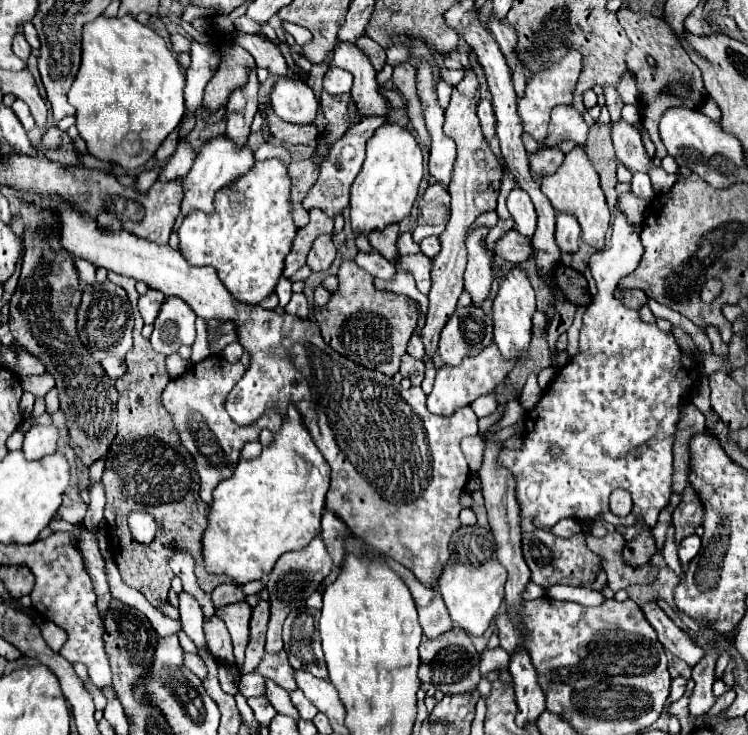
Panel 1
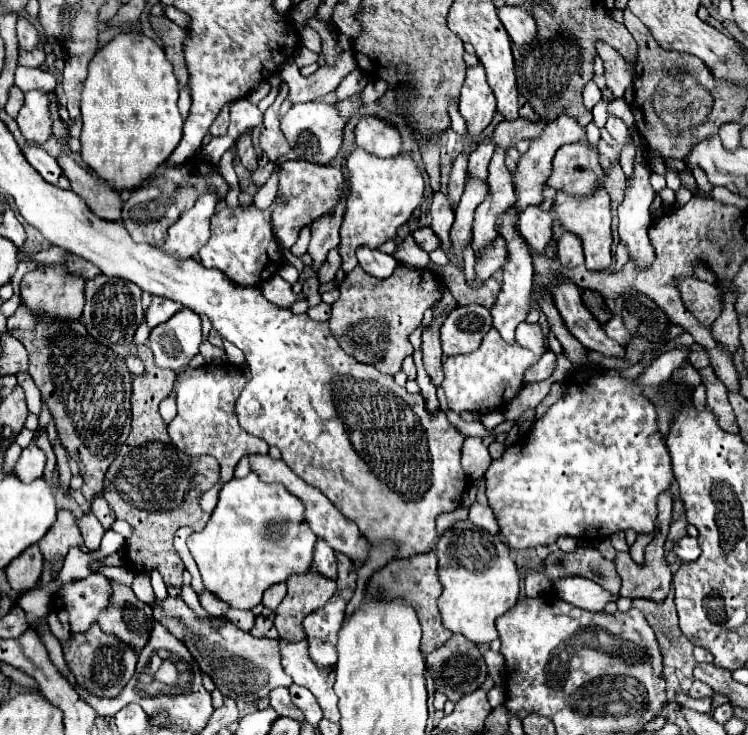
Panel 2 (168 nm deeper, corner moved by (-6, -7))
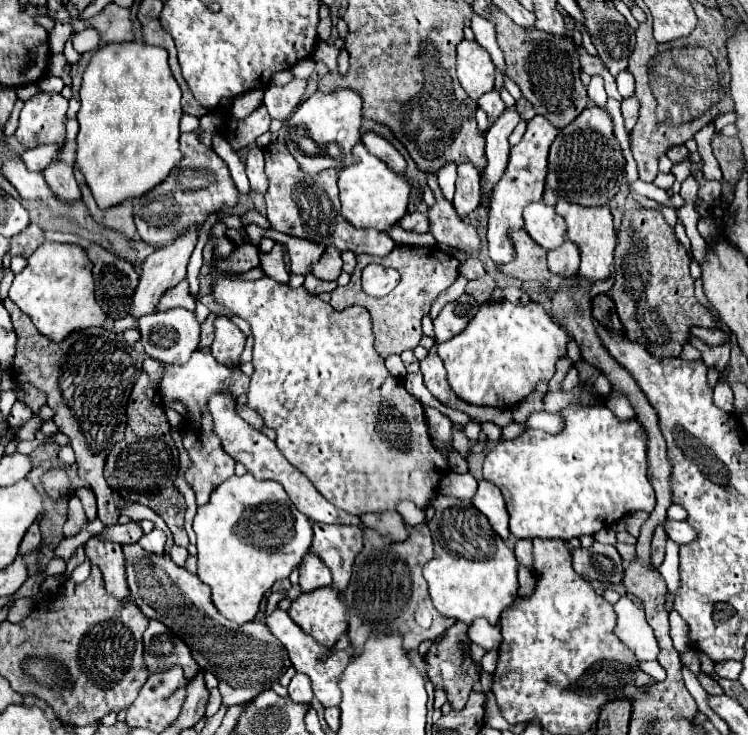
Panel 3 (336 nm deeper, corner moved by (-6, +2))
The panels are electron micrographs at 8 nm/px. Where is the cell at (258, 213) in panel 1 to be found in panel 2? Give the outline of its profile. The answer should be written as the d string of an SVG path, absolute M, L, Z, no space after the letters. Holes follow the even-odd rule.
M276 196L274 204L266 210L256 208L224 208L212 216L212 236L198 252L200 264L206 268L218 268L238 286L260 286L284 266L282 248L272 232L272 212L276 206L284 206L284 198Z

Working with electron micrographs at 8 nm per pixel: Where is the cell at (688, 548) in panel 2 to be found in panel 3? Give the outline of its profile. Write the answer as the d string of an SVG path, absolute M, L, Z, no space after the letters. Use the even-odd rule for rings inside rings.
M668 519L666 523L664 523L664 529L666 529L666 535L672 539L672 541L676 541L678 545L684 545L684 543L690 543L692 539L694 539L694 531L692 531L692 527L688 527L688 523L686 521L672 521L672 519Z

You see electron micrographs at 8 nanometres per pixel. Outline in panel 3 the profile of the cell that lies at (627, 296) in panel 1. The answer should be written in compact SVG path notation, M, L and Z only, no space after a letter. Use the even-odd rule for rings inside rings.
M632 209L622 215L614 255L614 285L608 295L616 303L626 337L644 345L656 359L678 357L694 325L730 331L694 297L694 279L688 267L688 251L682 247L674 235L674 227L666 223L660 209Z

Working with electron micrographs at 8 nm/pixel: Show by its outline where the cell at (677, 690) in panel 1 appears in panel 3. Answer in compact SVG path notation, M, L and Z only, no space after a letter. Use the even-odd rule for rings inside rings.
M700 673L698 681L700 681L700 685L702 685L708 693L712 693L712 695L724 695L722 687L718 685L718 681L714 681L714 679L712 679L712 677L708 677L706 673Z

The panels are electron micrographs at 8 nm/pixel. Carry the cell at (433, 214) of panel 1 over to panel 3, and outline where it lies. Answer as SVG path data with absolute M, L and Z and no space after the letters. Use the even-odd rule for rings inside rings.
M494 89L492 93L486 93L486 95L482 95L482 97L478 99L478 107L488 113L489 123L492 126L496 119L498 119L498 115L504 111L506 105L504 105L504 101L500 99L500 93Z

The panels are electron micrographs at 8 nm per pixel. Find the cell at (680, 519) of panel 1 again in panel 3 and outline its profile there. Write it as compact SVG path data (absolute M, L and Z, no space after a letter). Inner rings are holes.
M662 525L656 527L654 537L652 537L652 565L654 565L656 569L658 569L658 567L662 565L662 561L664 561L664 545L666 545L666 539L668 539L668 535L666 535L664 527L662 527Z

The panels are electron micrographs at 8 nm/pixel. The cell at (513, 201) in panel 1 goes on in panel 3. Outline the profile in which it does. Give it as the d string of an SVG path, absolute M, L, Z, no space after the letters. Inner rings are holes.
M530 203L524 209L524 229L546 251L560 247L566 241L566 223L546 203Z

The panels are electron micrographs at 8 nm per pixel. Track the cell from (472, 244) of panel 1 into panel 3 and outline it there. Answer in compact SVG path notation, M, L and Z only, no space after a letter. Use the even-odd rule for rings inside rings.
M516 105L506 107L502 111L502 115L496 119L496 123L492 125L492 129L486 133L488 167L486 167L486 175L484 175L486 185L482 185L482 189L486 193L490 193L494 189L494 183L504 173L504 167L508 163L508 151L510 151L508 137L514 131L514 127L518 125L518 121L520 121L520 115L516 111Z

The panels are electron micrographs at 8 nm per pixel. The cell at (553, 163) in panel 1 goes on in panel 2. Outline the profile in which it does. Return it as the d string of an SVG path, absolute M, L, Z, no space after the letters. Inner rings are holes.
M586 142L568 144L556 152L554 170L546 184L554 190L570 192L572 196L584 196L598 186L598 178L604 174L604 166L594 148Z

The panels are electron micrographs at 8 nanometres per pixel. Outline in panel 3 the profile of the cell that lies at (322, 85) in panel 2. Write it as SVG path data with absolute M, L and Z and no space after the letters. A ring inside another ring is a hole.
M294 77L288 85L278 87L278 85L270 85L264 89L264 107L268 109L272 119L278 121L286 121L288 115L296 109L296 105L300 103L302 95L306 89L306 81Z

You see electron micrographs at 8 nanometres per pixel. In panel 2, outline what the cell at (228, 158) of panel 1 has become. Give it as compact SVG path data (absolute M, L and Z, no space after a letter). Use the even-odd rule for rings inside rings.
M212 192L202 194L194 208L184 212L180 220L170 226L168 240L164 242L164 250L176 252L180 258L192 258L210 238L210 218L216 212L220 198Z

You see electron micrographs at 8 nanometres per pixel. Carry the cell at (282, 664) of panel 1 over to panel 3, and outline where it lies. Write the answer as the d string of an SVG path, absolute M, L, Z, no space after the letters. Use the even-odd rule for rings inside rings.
M138 543L124 545L122 551L130 599L136 601L144 615L170 627L190 647L196 663L218 677L220 685L224 685L224 689L220 687L224 707L240 705L256 697L258 691L270 689L288 671L292 665L288 653L264 623L244 623L238 637L238 631L232 631L232 621L220 615L210 603L208 587L186 567L176 565L166 551L162 555L148 553Z

